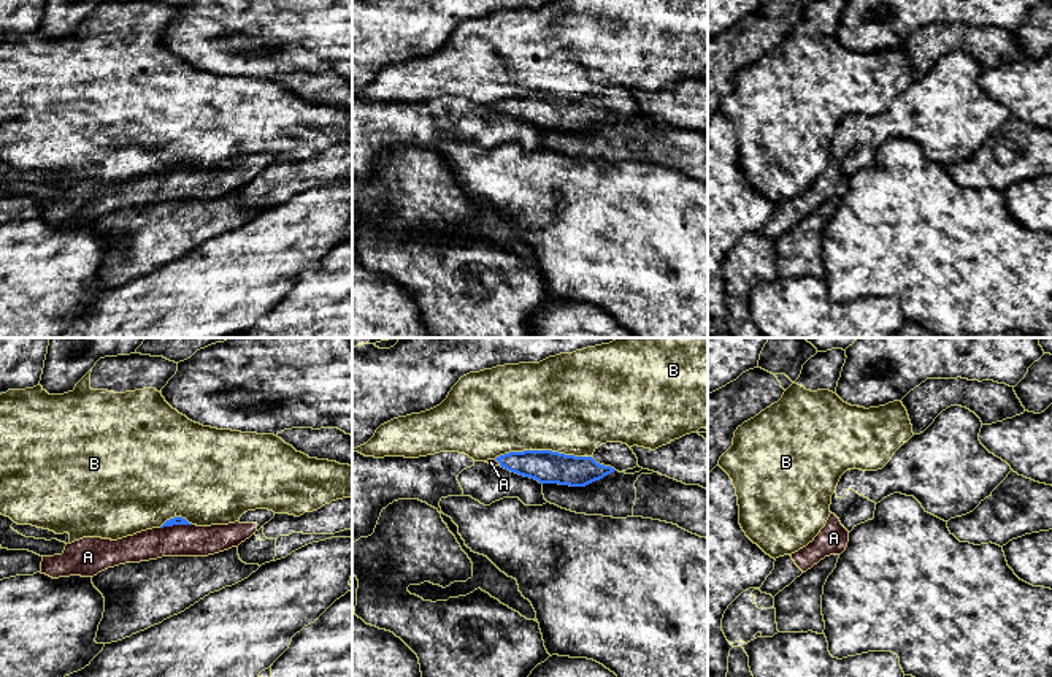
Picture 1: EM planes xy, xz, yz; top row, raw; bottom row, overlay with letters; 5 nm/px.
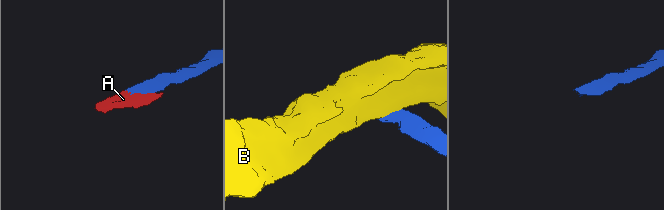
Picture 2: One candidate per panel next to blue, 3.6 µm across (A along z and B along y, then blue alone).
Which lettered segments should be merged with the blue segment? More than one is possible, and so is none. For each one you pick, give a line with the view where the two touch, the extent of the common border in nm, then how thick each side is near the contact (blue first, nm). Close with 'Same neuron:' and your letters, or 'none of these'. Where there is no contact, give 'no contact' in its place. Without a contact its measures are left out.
A: meets blue in xy; contact 160 nm long; 50 nm thick on the blue side, 160 nm on the other
Same neuron: A

